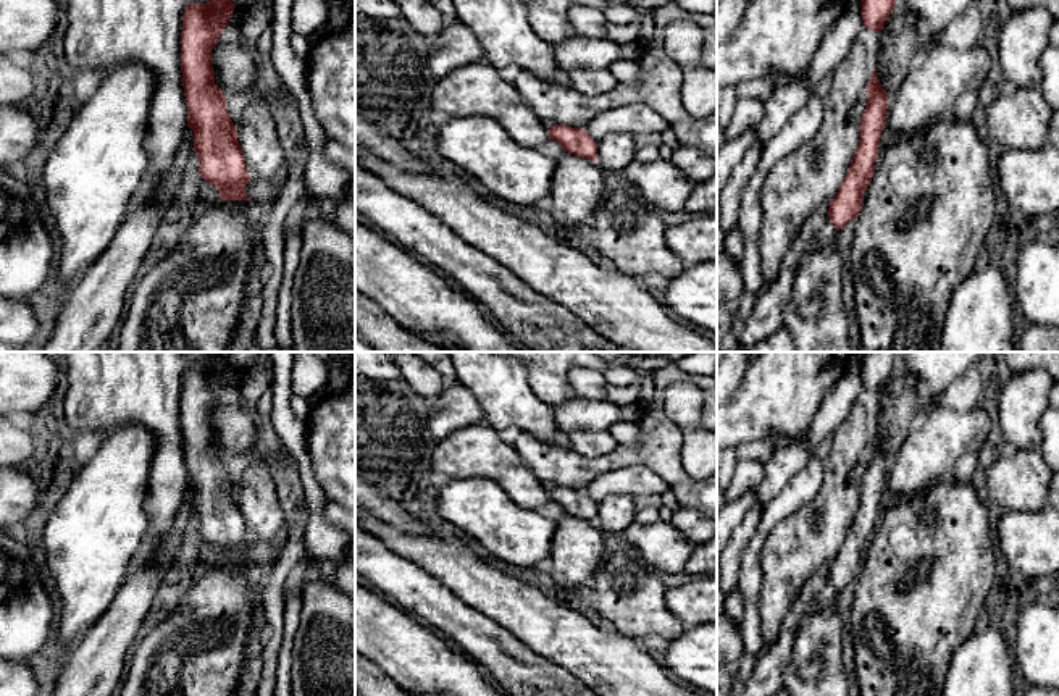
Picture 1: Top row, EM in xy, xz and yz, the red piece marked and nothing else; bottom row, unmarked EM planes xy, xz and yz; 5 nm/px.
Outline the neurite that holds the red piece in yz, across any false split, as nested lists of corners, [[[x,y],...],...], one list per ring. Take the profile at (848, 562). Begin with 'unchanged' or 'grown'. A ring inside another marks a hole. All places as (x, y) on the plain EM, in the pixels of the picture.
unchanged; [[[873,431],[867,447],[867,467],[859,486],[860,502],[851,522],[849,531],[835,557],[830,564],[828,580],[835,586],[836,593],[843,591],[851,581],[854,581],[864,562],[873,533],[878,515],[878,505],[886,486],[888,475],[888,455],[877,441]]]

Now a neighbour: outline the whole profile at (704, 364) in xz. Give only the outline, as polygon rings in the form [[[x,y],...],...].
[[[691,352],[681,358],[678,368],[684,373],[715,376],[717,373],[717,352]]]

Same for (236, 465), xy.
[[[228,455],[226,457],[226,470],[228,470],[228,475],[229,475],[229,481],[236,489],[241,488],[241,481],[242,481],[242,475],[245,472],[245,467],[252,460],[253,460],[252,455],[249,455],[249,457]]]

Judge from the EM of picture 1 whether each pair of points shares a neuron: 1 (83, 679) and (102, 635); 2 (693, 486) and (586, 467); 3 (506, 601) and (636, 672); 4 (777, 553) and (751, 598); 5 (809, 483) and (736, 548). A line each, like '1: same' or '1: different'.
1: same
2: same
3: same
4: different
5: different

